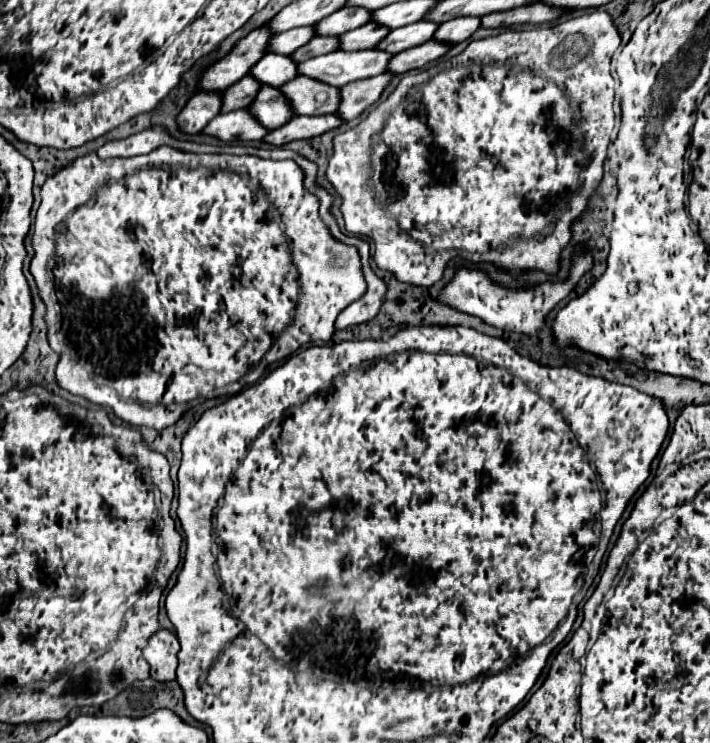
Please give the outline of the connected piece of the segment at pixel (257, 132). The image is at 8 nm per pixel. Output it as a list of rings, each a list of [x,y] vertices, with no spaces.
[[[243,108],[243,110],[225,112],[225,114],[215,116],[205,126],[203,132],[229,142],[229,140],[237,140],[237,138],[239,140],[261,140],[271,130],[261,126],[261,122],[257,122],[257,118],[253,118],[249,108]]]

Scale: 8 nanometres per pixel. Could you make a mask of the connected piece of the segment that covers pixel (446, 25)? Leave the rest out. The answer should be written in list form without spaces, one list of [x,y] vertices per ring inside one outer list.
[[[457,18],[453,22],[443,22],[435,32],[435,38],[441,42],[463,42],[481,28],[481,18]]]

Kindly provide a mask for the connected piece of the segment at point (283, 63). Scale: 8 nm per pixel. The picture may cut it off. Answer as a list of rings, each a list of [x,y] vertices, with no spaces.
[[[265,54],[253,68],[251,74],[261,82],[261,84],[269,84],[269,86],[283,86],[285,82],[297,78],[297,64],[293,62],[291,56],[287,54]]]

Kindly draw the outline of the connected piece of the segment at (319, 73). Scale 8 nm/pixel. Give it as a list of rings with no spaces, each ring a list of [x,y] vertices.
[[[369,48],[369,50],[335,50],[333,54],[309,58],[301,62],[299,74],[317,78],[331,86],[345,86],[353,80],[371,78],[383,74],[389,66],[389,58],[393,54],[385,54],[383,50]]]

